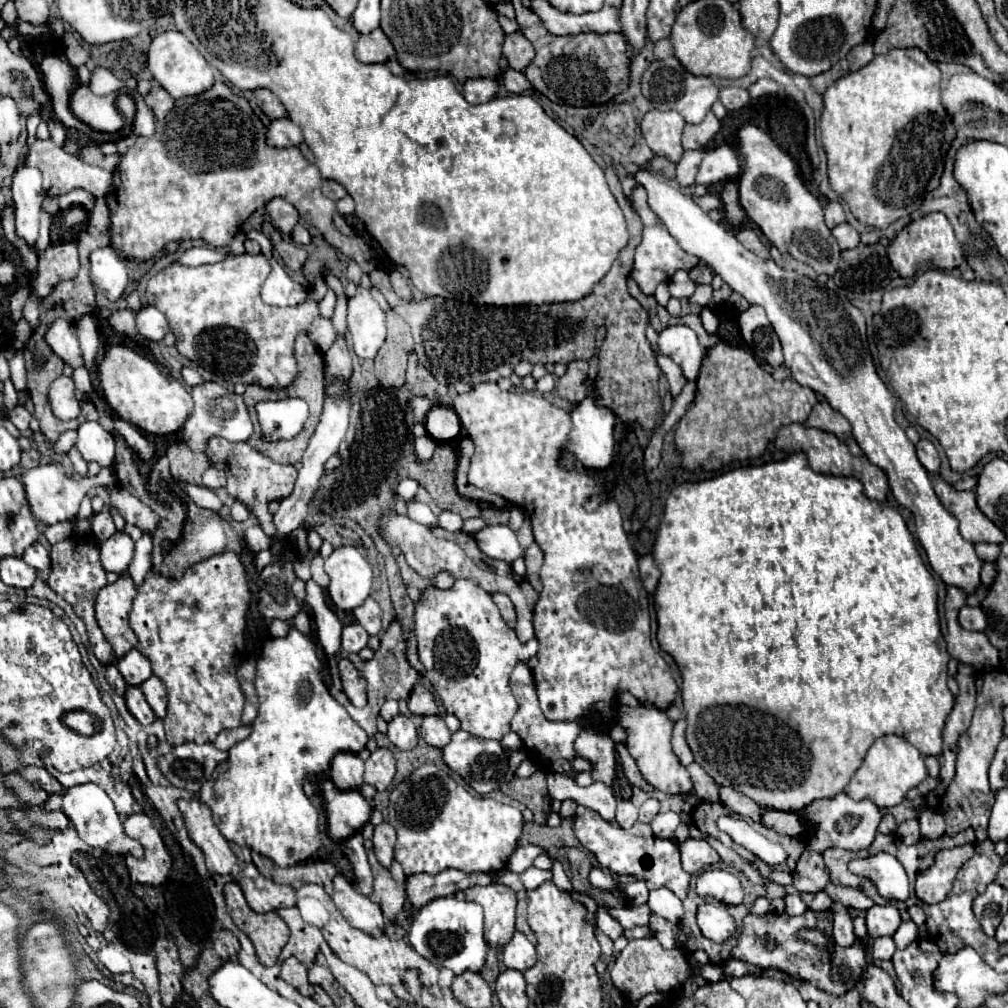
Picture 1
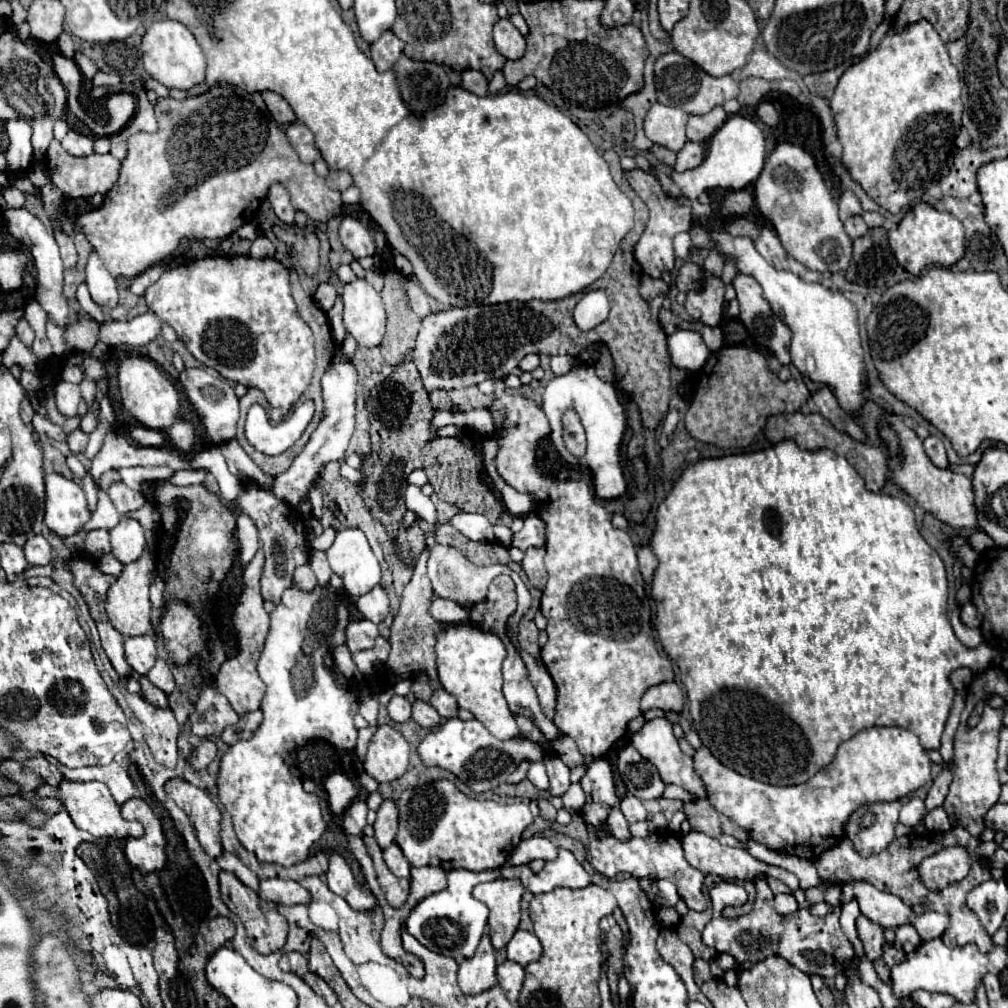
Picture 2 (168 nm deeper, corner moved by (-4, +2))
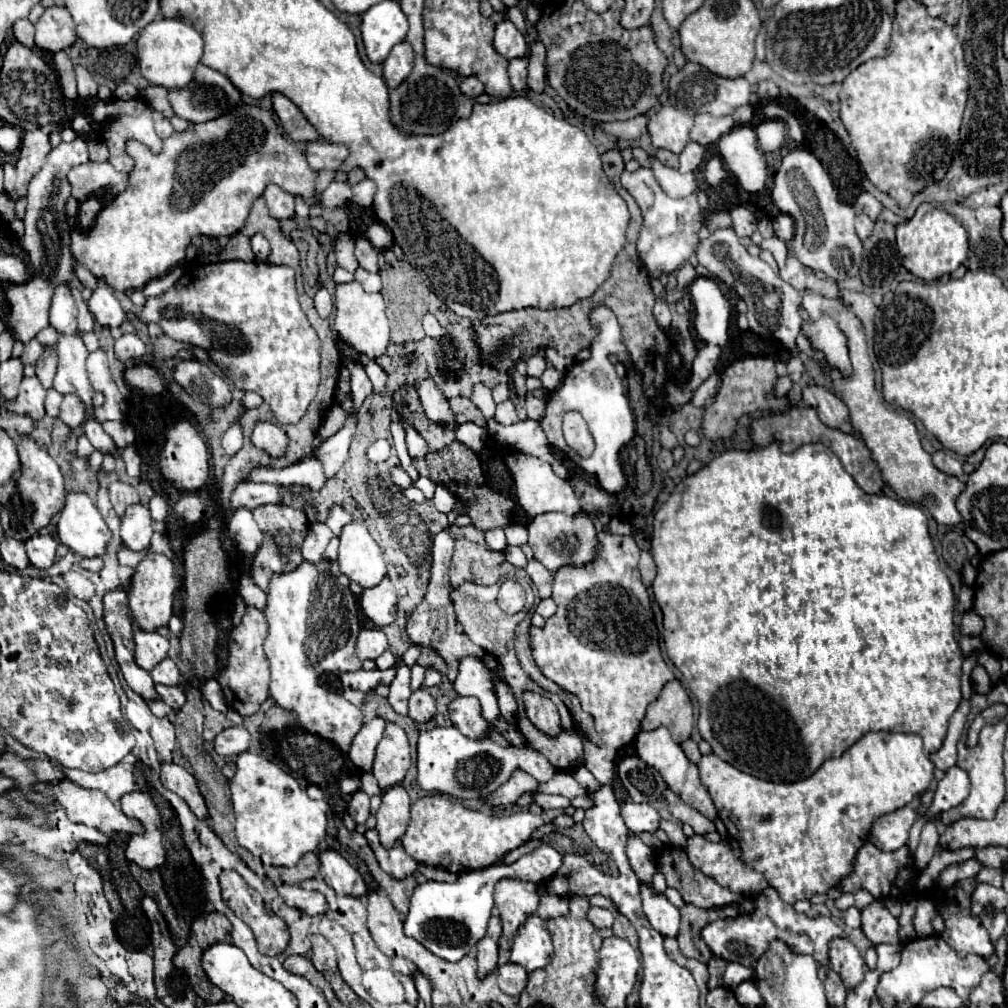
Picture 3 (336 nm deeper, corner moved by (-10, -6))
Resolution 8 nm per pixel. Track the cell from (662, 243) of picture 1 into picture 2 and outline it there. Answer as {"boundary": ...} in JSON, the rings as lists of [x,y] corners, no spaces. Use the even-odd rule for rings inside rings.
{"boundary":[[[641,169],[627,171],[625,177],[627,177],[629,185],[633,187],[633,191],[635,191],[635,193],[643,199],[643,203],[649,207],[649,215],[651,215],[649,221],[647,221],[647,227],[645,227],[645,231],[643,231],[643,235],[641,235],[641,239],[639,239],[637,245],[635,245],[635,259],[637,259],[637,263],[643,267],[643,273],[647,273],[647,275],[653,277],[653,279],[659,279],[663,273],[671,273],[671,271],[675,269],[673,237],[675,237],[677,233],[683,233],[683,231],[689,231],[689,229],[691,229],[691,221],[693,221],[691,209],[689,209],[689,207],[679,207],[679,205],[673,201],[673,197],[669,197],[669,195],[661,189],[659,181],[657,181],[653,175],[649,175],[649,173],[641,171]]]}

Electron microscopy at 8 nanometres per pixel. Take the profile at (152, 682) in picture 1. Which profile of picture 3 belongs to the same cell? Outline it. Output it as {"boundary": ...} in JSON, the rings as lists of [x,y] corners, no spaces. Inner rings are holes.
{"boundary":[[[169,657],[151,669],[151,677],[155,683],[161,683],[161,685],[179,685],[181,683],[181,673]]]}

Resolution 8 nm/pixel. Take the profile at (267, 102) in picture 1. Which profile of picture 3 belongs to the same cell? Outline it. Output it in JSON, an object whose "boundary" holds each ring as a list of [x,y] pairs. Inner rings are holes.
{"boundary":[[[273,93],[273,111],[279,117],[279,123],[283,125],[285,133],[293,139],[293,141],[301,141],[301,143],[309,143],[319,139],[319,133],[315,131],[315,127],[307,121],[307,117],[301,113],[301,109],[287,99],[281,93]]]}

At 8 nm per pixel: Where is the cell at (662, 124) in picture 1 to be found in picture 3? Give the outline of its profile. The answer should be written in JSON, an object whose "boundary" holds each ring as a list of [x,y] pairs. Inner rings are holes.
{"boundary":[[[661,105],[655,115],[649,115],[649,135],[651,143],[659,149],[669,149],[673,153],[681,153],[689,143],[689,131],[693,127],[693,119],[671,105]]]}

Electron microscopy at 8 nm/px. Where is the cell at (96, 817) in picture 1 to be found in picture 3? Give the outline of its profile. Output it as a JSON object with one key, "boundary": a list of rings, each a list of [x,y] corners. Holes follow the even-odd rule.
{"boundary":[[[63,779],[55,785],[49,785],[49,795],[59,801],[67,817],[75,823],[85,823],[101,833],[143,833],[143,825],[137,819],[123,815],[123,811],[101,791],[83,789],[73,781]]]}

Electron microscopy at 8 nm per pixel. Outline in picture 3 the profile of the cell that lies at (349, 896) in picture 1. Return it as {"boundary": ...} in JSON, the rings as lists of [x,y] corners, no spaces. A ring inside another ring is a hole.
{"boundary":[[[327,849],[319,853],[319,873],[323,875],[325,883],[333,887],[339,895],[353,895],[361,897],[367,893],[363,877],[353,869],[337,851]]]}

